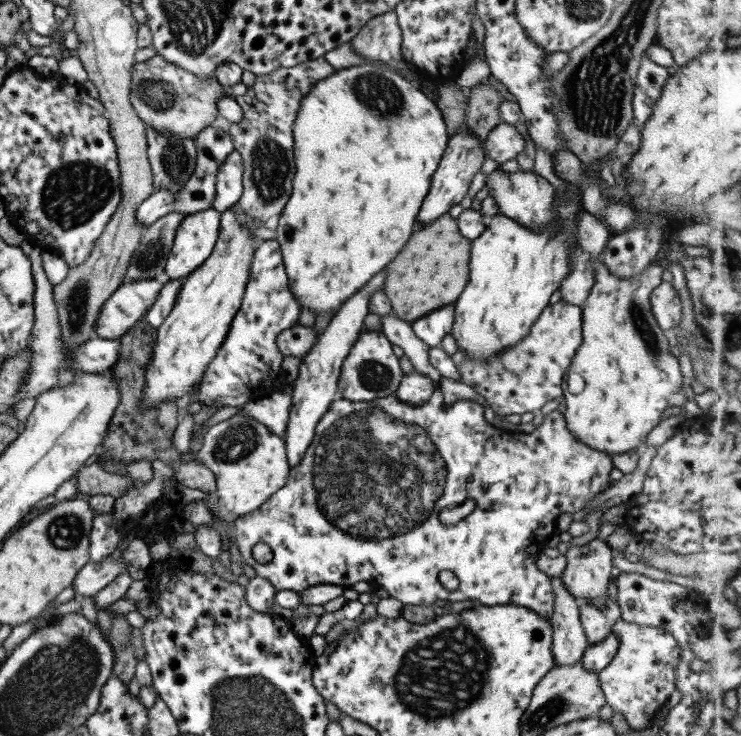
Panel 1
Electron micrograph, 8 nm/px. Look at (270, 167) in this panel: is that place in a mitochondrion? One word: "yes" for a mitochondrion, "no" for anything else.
yes

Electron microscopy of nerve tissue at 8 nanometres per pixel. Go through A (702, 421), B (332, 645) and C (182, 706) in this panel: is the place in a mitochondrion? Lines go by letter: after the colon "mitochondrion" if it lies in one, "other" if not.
A: other
B: other
C: other

